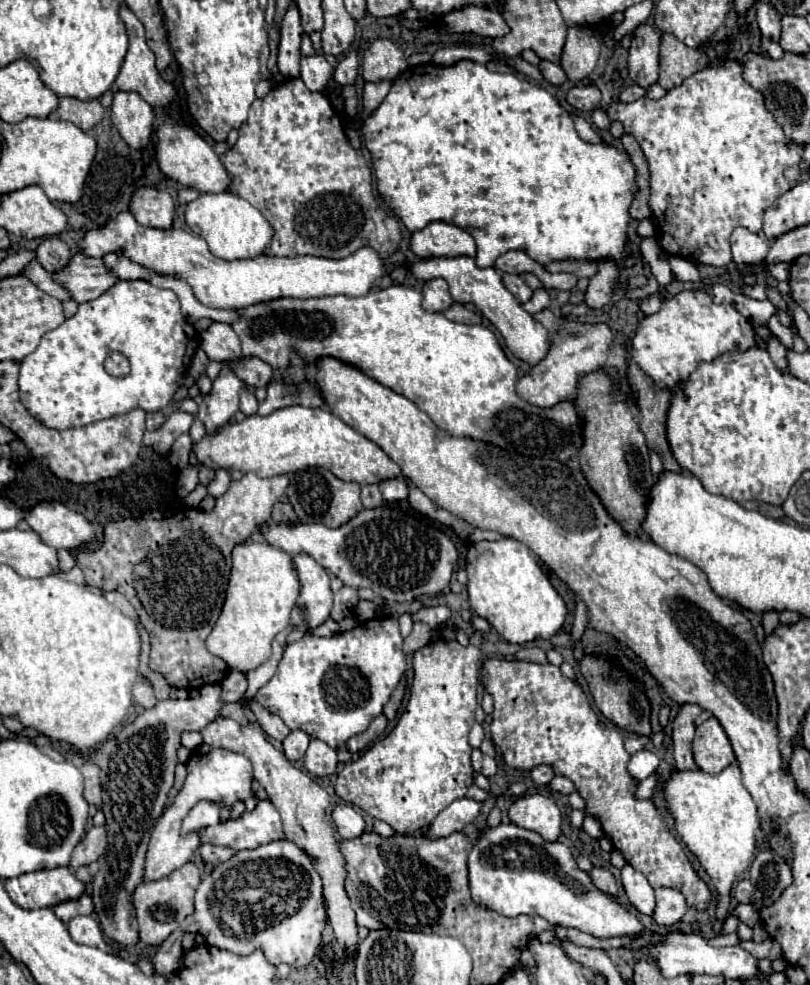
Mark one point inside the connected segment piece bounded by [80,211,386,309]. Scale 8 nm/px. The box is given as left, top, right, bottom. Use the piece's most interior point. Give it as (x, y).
(218, 283)

